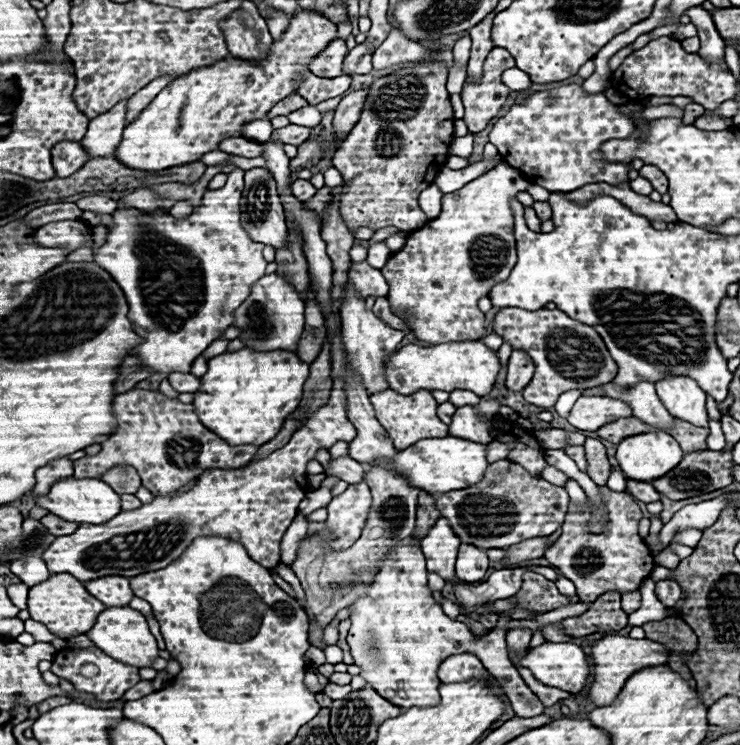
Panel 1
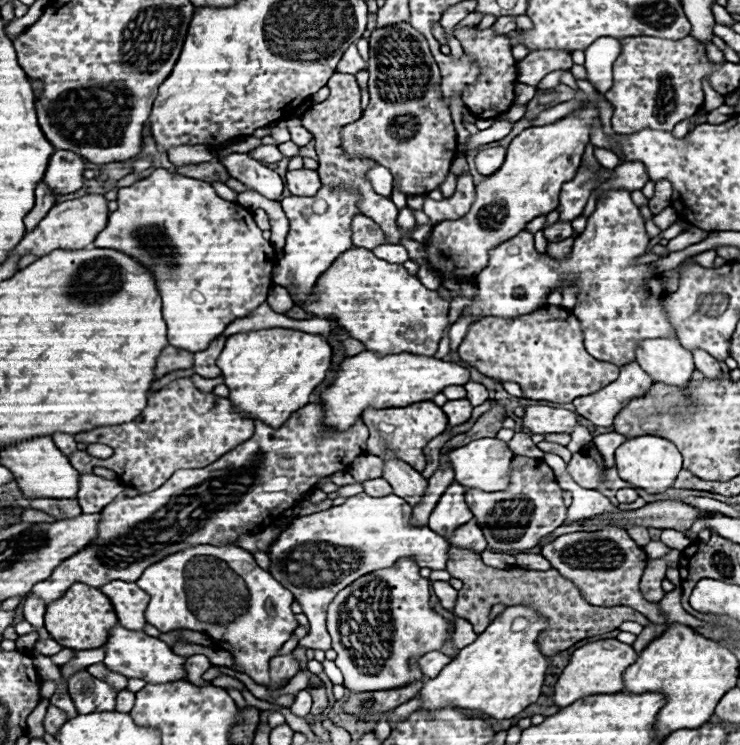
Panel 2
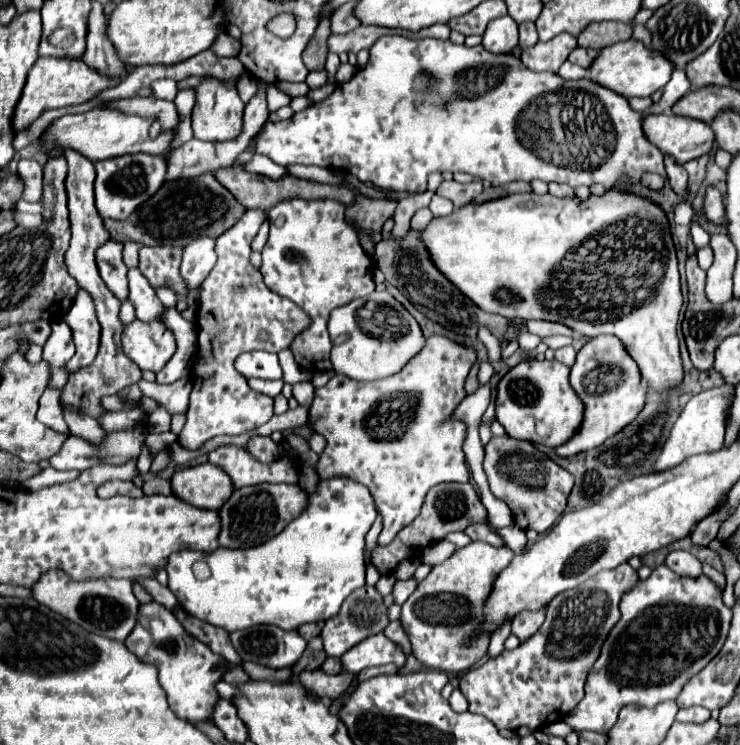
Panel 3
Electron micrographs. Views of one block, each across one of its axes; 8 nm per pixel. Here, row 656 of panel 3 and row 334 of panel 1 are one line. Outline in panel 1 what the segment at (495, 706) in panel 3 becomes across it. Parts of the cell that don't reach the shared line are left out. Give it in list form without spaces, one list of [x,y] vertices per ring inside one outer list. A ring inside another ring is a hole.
[[[504,308],[494,316],[490,328],[504,342],[508,342],[512,350],[524,350],[532,358],[536,366],[534,378],[522,390],[522,394],[524,400],[534,406],[550,408],[556,404],[562,392],[572,388],[594,388],[596,384],[606,384],[608,380],[614,380],[618,372],[616,362],[610,358],[600,336],[596,336],[596,330],[588,328],[586,324],[580,324],[578,320],[572,320],[558,308],[542,308],[536,312]]]

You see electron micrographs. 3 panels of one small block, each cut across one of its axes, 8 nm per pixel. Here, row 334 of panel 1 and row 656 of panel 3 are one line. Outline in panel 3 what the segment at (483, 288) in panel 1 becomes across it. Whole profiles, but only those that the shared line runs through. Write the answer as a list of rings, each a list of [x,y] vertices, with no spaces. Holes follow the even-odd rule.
[[[470,542],[468,546],[458,548],[444,564],[432,566],[430,574],[404,602],[400,616],[412,642],[412,654],[424,666],[446,672],[462,672],[486,654],[490,638],[486,634],[474,638],[472,634],[482,624],[484,600],[492,590],[496,574],[504,570],[512,558],[514,552],[508,546],[496,548],[484,542]]]

